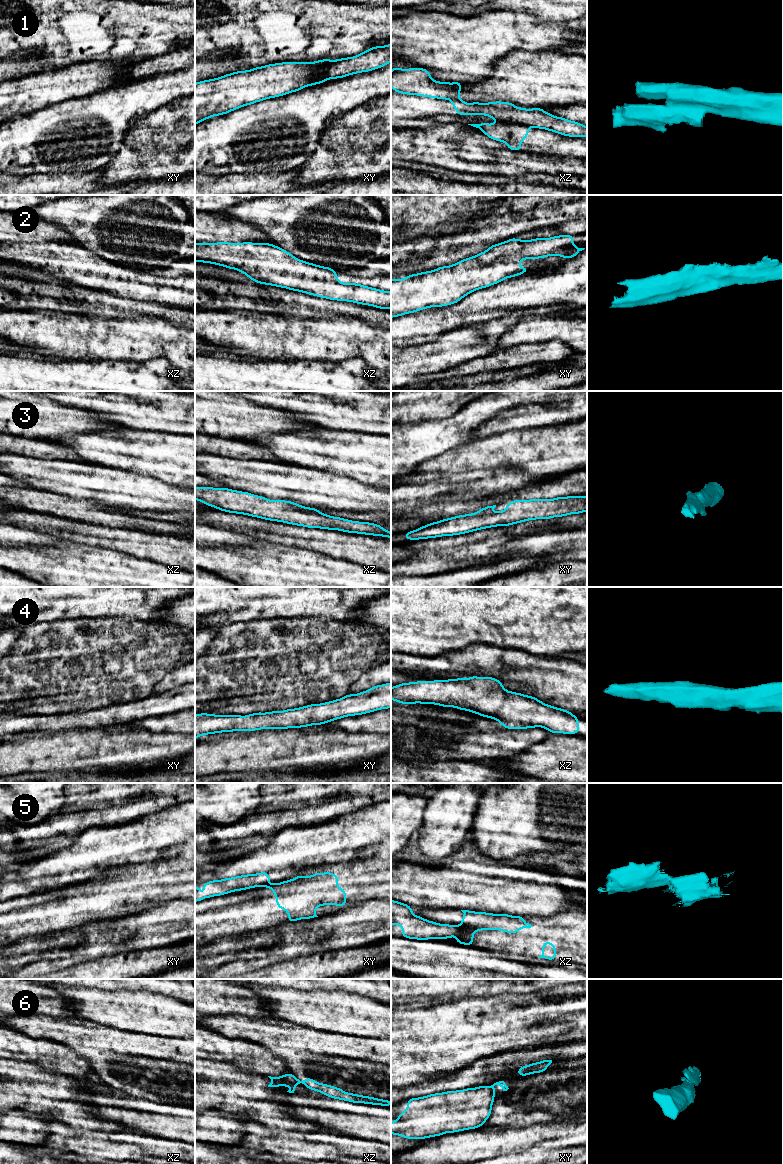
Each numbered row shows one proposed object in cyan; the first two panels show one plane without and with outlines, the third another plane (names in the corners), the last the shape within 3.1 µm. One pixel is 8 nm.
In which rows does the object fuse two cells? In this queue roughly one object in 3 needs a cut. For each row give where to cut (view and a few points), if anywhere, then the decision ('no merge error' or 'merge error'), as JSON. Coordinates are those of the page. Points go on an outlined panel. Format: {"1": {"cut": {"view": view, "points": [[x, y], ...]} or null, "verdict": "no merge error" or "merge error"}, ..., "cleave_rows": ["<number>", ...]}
{"1": {"cut": {"view": "xz", "points": [[499, 121], [524, 124], [528, 127]]}, "verdict": "merge error"}, "2": {"cut": null, "verdict": "no merge error"}, "3": {"cut": null, "verdict": "no merge error"}, "4": {"cut": null, "verdict": "no merge error"}, "5": {"cut": {"view": "xz", "points": [[459, 925], [461, 930], [456, 935]]}, "verdict": "merge error"}, "6": {"cut": {"view": "xz", "points": [[292, 1074], [298, 1080]]}, "verdict": "merge error"}, "cleave_rows": ["1", "5", "6"]}

